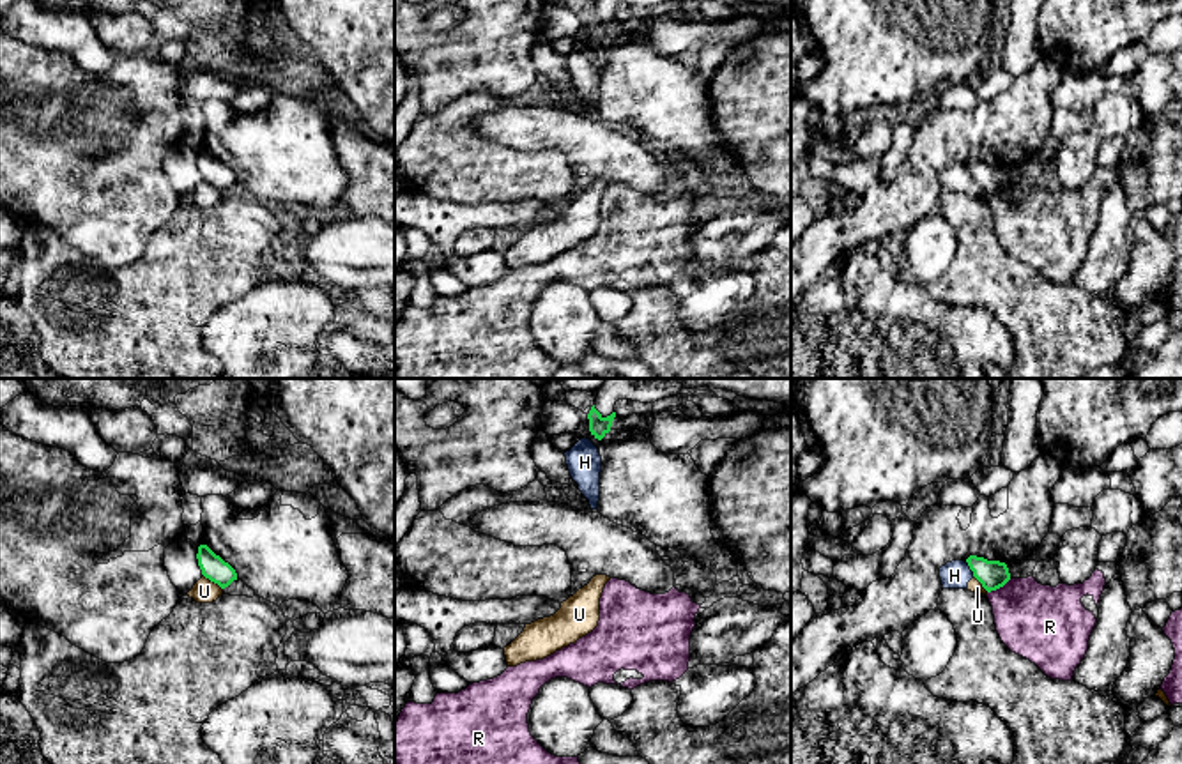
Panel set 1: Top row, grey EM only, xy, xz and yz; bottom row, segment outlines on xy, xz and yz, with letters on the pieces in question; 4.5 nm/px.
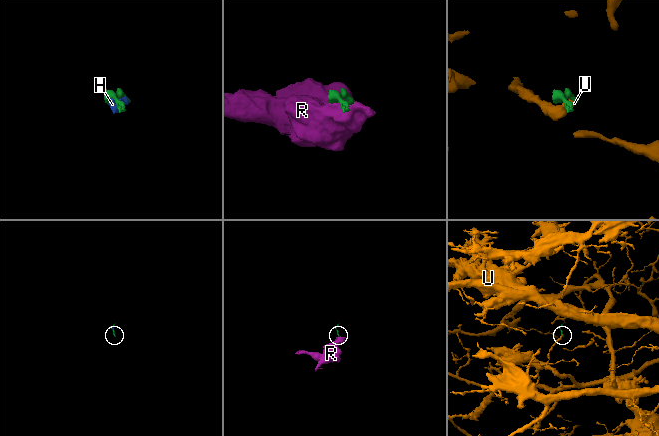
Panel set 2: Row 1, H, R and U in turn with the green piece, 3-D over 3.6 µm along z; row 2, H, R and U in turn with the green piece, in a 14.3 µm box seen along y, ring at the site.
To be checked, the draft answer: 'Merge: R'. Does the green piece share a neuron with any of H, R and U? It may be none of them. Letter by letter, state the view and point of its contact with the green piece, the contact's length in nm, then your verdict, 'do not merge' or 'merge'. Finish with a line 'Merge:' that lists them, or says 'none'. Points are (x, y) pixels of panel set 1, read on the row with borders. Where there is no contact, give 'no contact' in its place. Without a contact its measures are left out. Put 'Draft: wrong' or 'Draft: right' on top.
Draft: wrong
H: contact yz (970, 568); length 80 nm; do not merge
R: contact yz (998, 588); length 130 nm; do not merge
U: contact xy (213, 580); length 110 nm; do not merge
Merge: none

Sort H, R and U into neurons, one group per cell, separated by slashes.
H U / R

